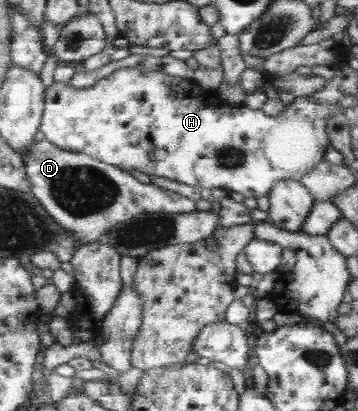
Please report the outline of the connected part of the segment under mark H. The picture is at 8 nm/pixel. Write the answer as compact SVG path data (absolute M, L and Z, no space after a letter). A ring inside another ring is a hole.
M135 68L117 70L109 77L104 77L95 85L85 89L74 88L72 83L59 84L54 82L46 89L46 106L40 131L43 132L48 141L55 143L61 149L90 154L99 161L118 166L127 172L137 170L147 176L164 177L191 187L220 188L228 192L242 194L245 198L258 199L263 195L269 196L274 191L274 185L279 181L301 181L307 173L313 173L318 167L327 165L327 151L333 145L329 134L327 134L327 120L335 115L335 109L337 109L335 103L322 103L322 101L316 101L312 95L304 95L303 97L295 97L281 115L268 115L261 109L251 109L245 101L234 105L227 103L227 101L221 101L221 99L205 99L203 88L200 87L199 91L201 93L193 91L189 95L189 79L169 75L162 71Z

